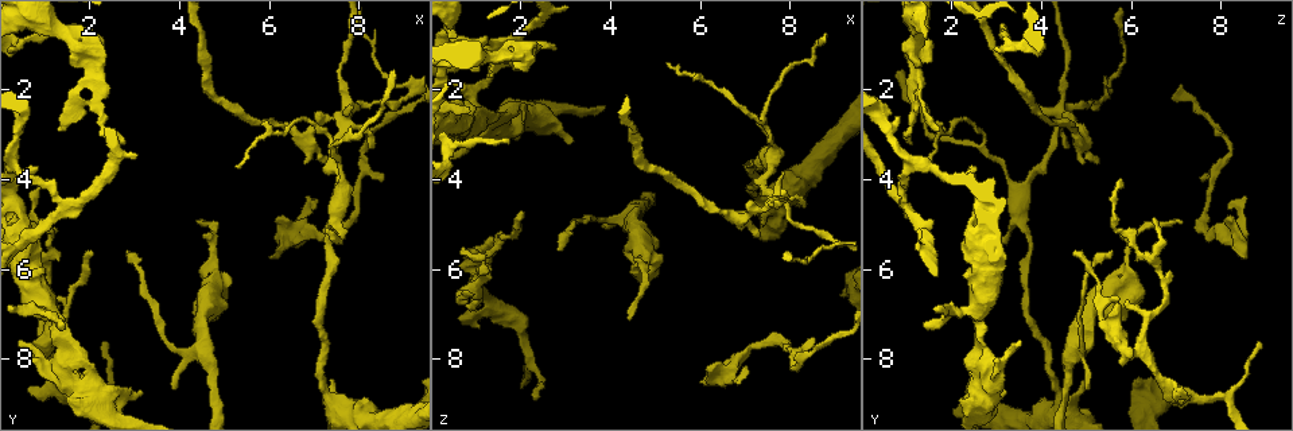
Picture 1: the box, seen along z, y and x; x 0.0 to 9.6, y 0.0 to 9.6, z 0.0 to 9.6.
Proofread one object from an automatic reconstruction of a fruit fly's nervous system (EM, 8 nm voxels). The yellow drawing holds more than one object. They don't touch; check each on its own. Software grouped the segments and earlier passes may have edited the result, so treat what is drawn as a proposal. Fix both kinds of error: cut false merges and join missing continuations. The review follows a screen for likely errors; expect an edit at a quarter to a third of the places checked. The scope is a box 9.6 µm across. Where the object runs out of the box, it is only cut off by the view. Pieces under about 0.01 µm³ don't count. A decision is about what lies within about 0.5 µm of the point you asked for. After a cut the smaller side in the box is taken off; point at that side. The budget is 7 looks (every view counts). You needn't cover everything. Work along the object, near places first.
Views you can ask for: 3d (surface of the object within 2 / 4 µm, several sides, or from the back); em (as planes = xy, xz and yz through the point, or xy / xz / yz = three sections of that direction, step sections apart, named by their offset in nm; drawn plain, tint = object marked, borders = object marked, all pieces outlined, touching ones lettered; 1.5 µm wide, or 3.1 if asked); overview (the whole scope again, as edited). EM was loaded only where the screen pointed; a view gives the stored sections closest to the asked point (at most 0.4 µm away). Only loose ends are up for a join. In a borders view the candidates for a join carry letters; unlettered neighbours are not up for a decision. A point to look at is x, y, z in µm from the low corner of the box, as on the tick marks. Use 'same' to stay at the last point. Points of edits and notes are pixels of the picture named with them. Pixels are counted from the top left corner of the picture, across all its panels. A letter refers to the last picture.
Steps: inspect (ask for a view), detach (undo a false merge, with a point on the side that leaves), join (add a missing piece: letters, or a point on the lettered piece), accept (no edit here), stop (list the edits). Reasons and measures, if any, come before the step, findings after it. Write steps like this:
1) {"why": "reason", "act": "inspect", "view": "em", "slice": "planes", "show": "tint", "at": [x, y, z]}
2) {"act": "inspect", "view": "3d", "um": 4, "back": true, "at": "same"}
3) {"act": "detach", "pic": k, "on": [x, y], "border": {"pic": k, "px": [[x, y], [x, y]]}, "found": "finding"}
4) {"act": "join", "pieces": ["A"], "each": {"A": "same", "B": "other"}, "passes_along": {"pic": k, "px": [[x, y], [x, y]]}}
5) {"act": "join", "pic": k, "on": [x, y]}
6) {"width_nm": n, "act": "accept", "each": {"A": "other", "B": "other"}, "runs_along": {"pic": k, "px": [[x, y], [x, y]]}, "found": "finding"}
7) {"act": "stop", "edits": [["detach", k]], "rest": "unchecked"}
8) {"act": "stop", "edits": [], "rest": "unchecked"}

{"why": "an open end", "act": "inspect", "view": "em", "slice": "planes", "show": "borders", "at": [6.00, 5.75, 8.55]}

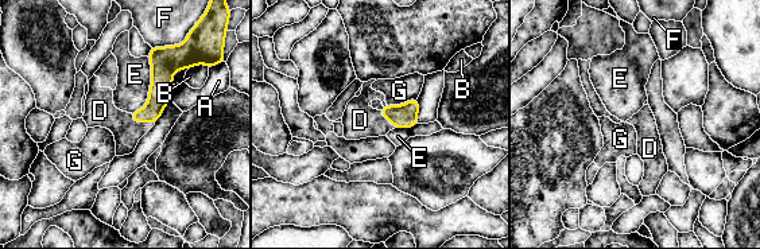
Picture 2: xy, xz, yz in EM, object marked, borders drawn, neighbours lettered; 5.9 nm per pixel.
{"act": "join", "pieces": ["D"], "each": {"A": "other", "B": "other", "D": "same", "E": "other", "F": "other", "G": "other"}, "found": "the cell continues"}

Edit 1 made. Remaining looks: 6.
{"act": "inspect", "view": "overview"}

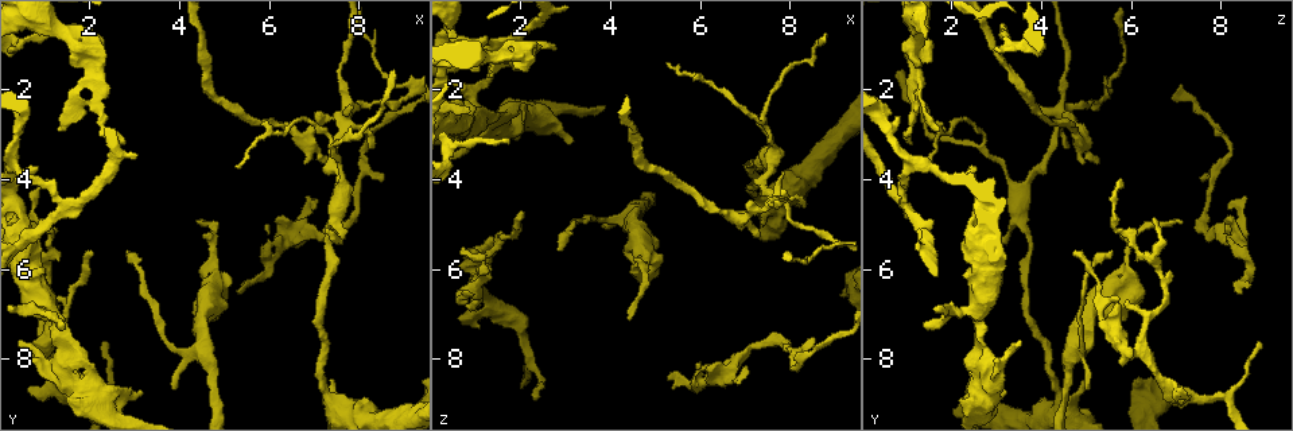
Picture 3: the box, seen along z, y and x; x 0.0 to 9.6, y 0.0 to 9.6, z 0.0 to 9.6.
{"act": "inspect", "view": "3d", "um": 4, "at": [1.00, 7.90, 6.25]}

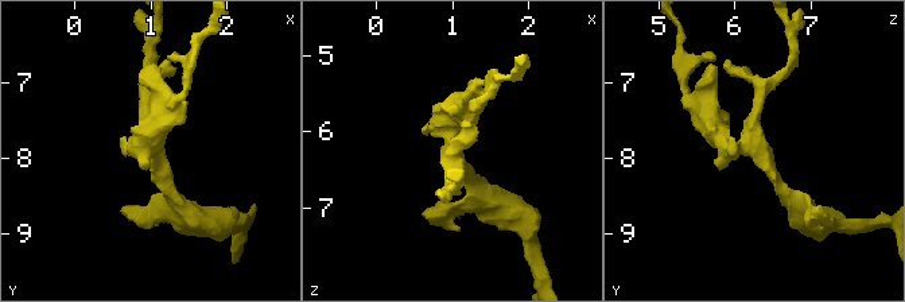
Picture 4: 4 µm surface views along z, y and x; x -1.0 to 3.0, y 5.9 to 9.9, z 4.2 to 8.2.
{"arms": 3, "arm_widths_nm": [200, 220, 340], "why": "shape alone is not enough", "act": "inspect", "view": "em", "slice": "planes", "show": "tint", "at": [1.05, 7.85, 6.35]}

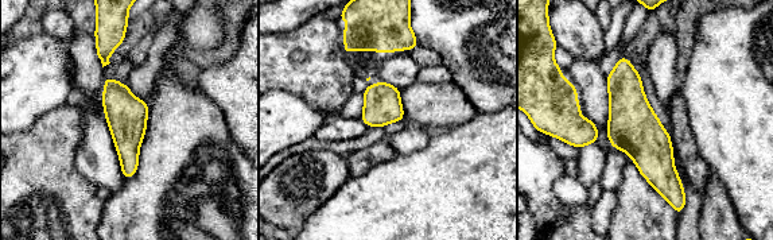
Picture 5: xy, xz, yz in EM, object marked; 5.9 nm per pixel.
{"act": "inspect", "view": "em", "slice": "planes", "show": "borders", "at": "same"}

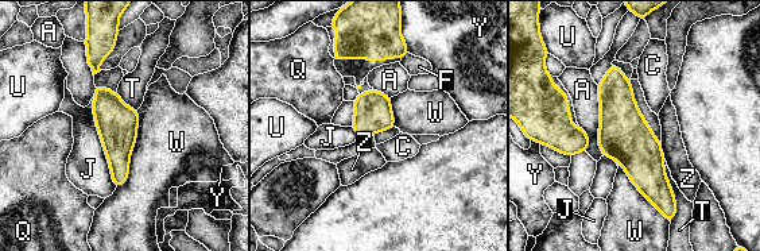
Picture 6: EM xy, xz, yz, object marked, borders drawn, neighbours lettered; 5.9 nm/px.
{"act": "accept", "each": {"A": "other", "C": "other", "F": "other", "J": "other", "Q": "other", "T": "other", "U": "other", "W": "other", "Y": "other", "Z": "other"}, "found": "continuous, no second cell"}

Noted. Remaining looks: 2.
{"why": "arms part here", "act": "inspect", "view": "em", "slice": "planes", "show": "borders", "at": [1.00, 5.75, 6.45]}

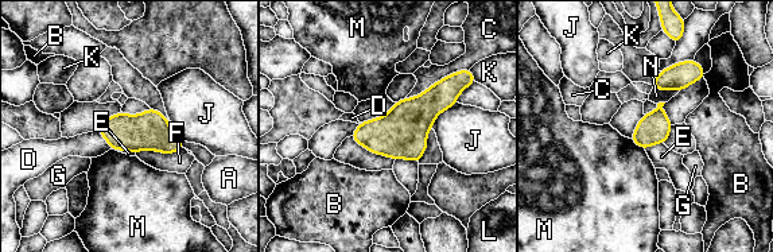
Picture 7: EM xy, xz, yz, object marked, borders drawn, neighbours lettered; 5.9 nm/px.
{"act": "accept", "each": {"A": "other", "B": "other", "C": "other", "D": "other", "E": "other", "F": "other", "G": "other", "J": "other", "K": "other", "L": "other", "M": "other", "N": "other"}, "runs_along": {"pic": 7, "px": [[467, 73], [396, 135], [356, 136]]}, "found": "continuous, no second cell"}

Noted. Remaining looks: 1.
{"act": "stop", "edits": [["join", 2]], "rest": "unchecked"}

